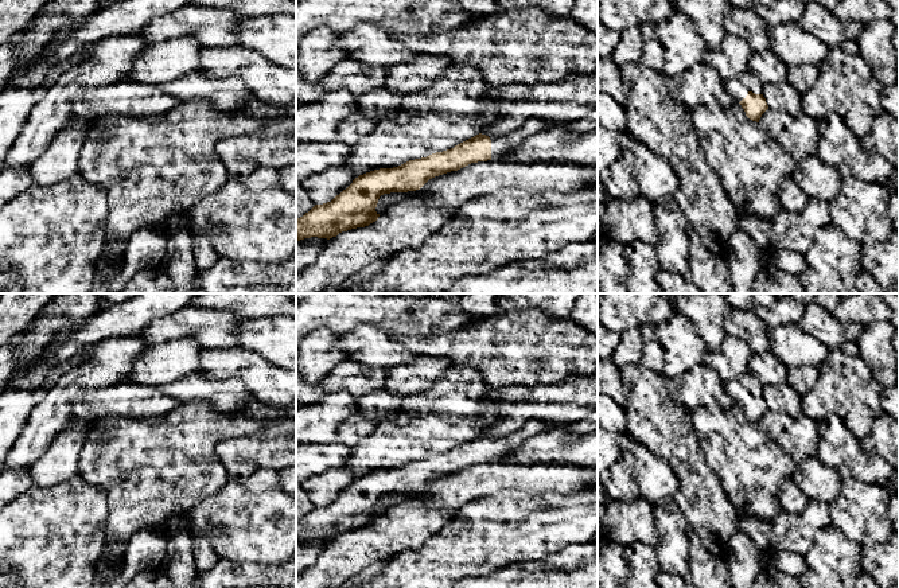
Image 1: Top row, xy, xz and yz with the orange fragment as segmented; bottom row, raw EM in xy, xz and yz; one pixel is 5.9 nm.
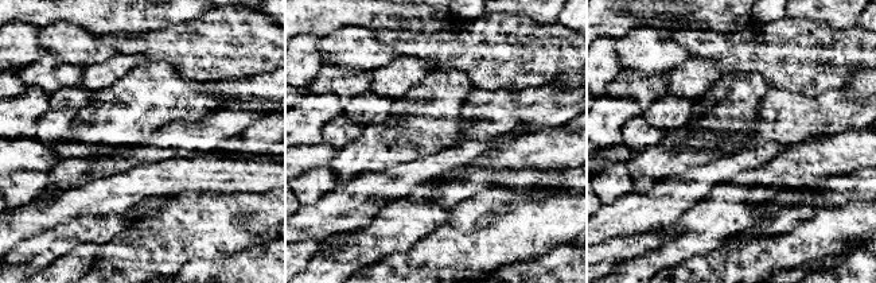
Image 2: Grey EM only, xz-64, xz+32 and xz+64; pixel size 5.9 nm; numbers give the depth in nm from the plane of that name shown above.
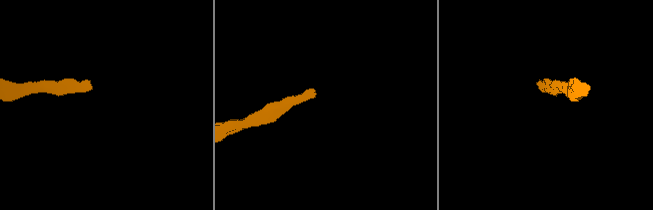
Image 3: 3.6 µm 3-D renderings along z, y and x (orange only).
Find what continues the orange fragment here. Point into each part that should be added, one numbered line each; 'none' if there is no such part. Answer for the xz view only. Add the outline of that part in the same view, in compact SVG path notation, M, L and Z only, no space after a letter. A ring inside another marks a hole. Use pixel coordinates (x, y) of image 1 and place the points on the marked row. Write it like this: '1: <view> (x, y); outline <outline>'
1: xz (504, 144); outline M526 118L518 129L510 133L490 136L491 159L494 160L502 157L503 155L518 148L529 136L550 128L552 125L542 118Z

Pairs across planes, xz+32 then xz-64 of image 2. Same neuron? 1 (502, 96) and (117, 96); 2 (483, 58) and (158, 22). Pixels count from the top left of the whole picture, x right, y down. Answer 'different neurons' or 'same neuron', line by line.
1: different neurons
2: different neurons

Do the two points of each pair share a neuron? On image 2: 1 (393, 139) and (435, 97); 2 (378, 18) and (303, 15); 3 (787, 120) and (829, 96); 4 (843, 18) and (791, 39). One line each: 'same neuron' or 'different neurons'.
1: same neuron
2: same neuron
3: same neuron
4: different neurons

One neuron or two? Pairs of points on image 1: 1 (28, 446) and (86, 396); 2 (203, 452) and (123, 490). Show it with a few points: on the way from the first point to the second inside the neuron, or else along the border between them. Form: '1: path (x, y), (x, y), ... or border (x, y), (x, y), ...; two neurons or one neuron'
1: border (96, 388), (78, 392), (72, 398), (70, 408); two neurons
2: path (183, 452), (143, 478); one neuron

